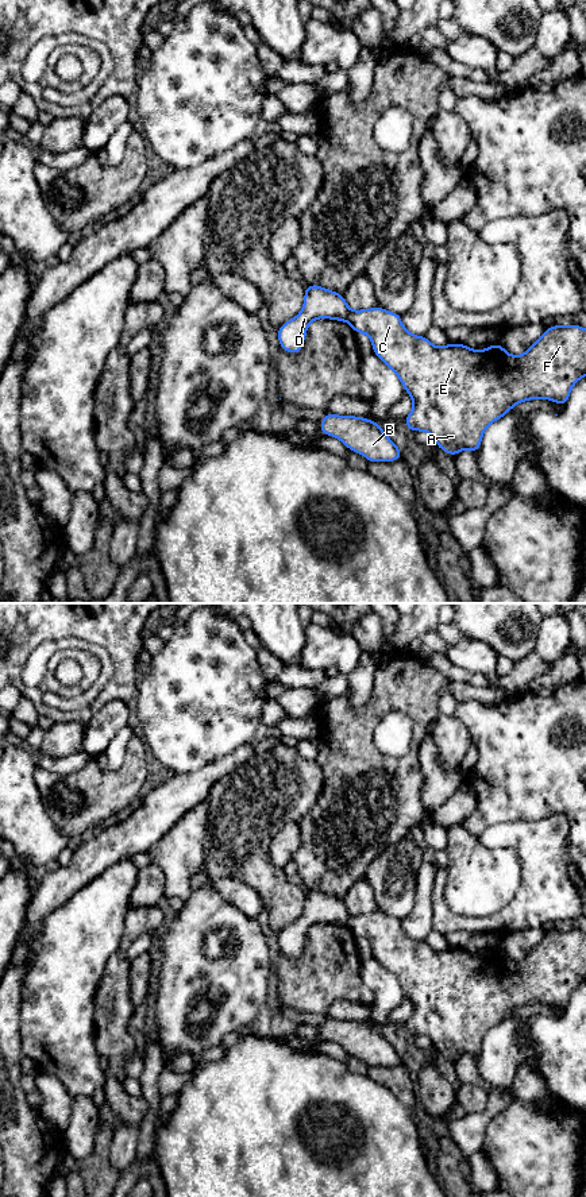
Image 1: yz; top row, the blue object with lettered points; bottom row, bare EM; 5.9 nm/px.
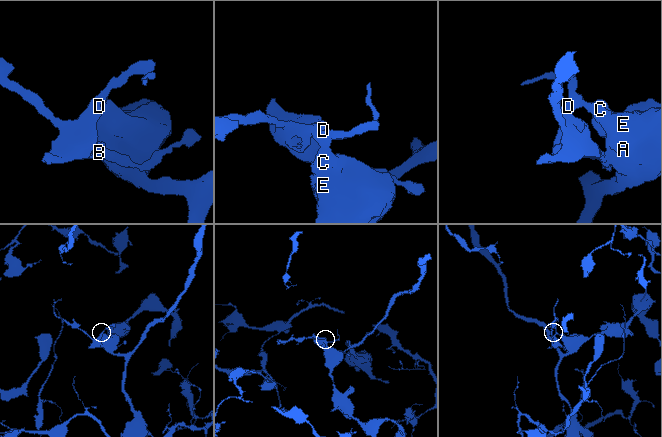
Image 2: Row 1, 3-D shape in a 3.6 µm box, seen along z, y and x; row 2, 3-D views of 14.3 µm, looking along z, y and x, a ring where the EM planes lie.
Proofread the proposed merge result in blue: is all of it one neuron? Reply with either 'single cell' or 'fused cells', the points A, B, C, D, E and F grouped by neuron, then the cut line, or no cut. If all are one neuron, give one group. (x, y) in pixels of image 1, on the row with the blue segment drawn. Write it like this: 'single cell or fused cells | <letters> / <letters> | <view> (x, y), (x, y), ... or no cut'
fused cells | A C E F / B D | yz (350, 311), (346, 320)

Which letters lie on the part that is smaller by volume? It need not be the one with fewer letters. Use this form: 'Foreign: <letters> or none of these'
Foreign: B, D

